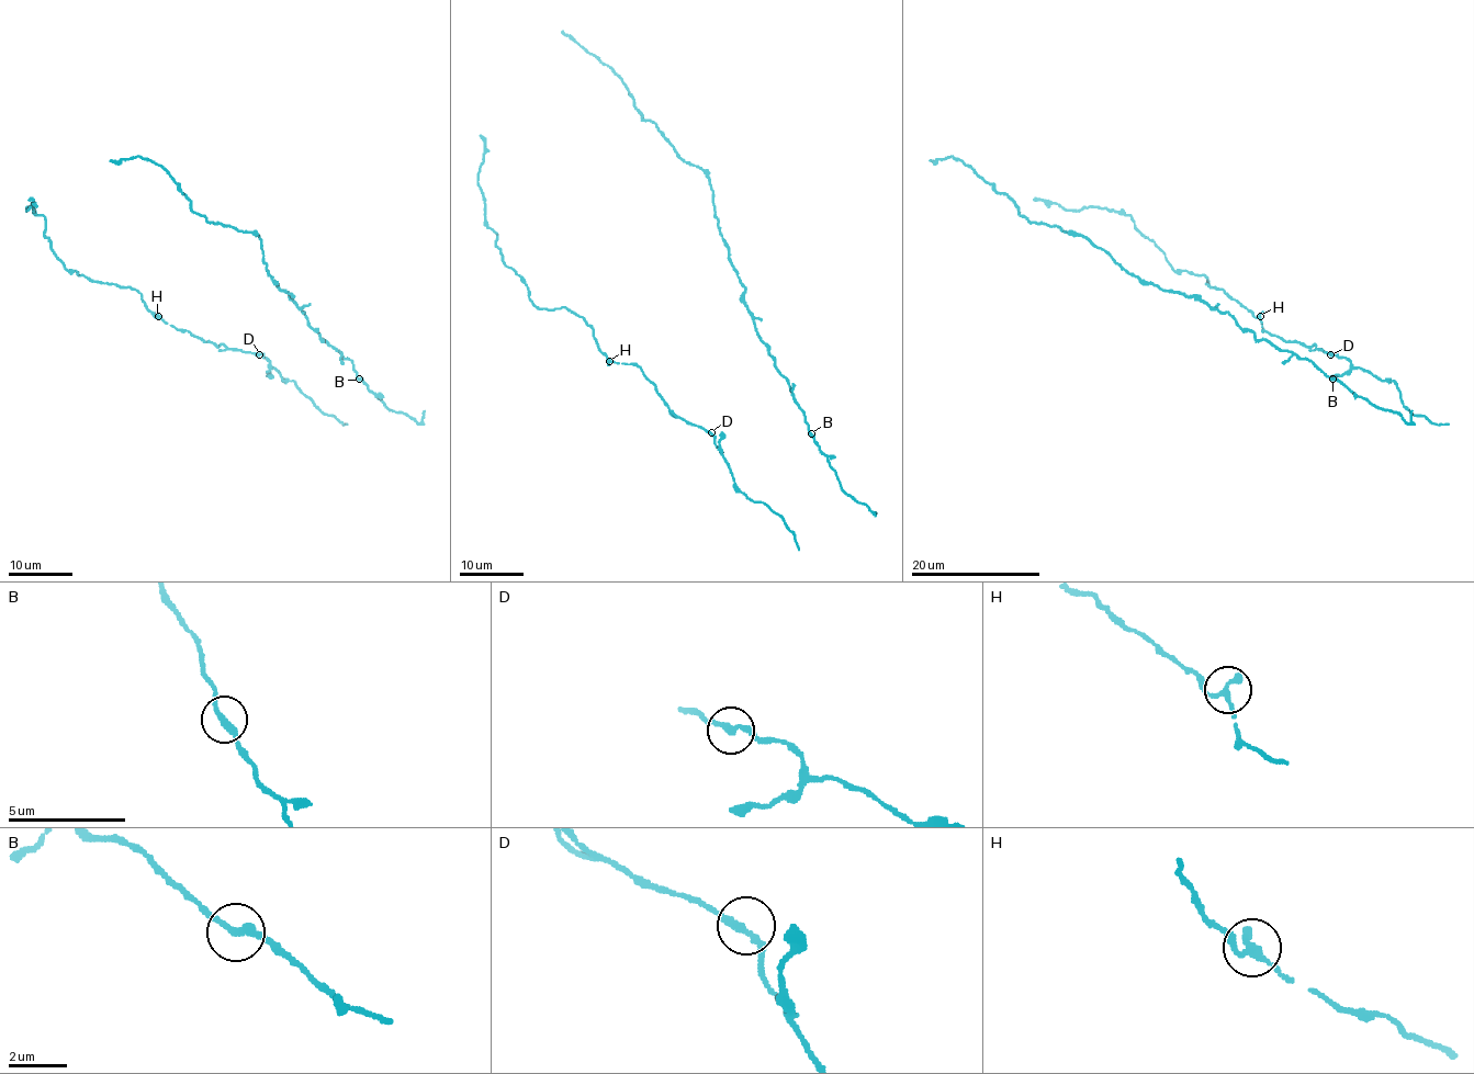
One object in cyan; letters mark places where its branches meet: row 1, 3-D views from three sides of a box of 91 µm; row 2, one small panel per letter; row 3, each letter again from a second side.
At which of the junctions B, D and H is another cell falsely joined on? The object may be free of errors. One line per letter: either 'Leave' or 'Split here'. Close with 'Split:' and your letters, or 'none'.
B: Leave
D: Leave
H: Leave
Split: none

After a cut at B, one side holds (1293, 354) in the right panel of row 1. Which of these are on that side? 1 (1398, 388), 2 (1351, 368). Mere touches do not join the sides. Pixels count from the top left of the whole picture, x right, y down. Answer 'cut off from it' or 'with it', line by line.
1: with it
2: with it

